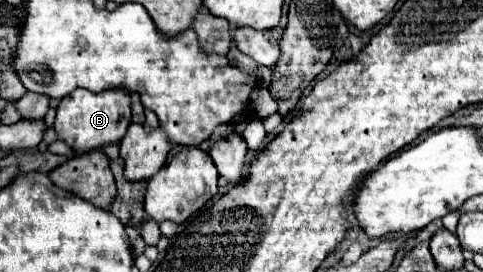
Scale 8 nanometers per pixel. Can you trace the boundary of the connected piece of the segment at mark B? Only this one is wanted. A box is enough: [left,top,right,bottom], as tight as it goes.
[53,88,131,154]

